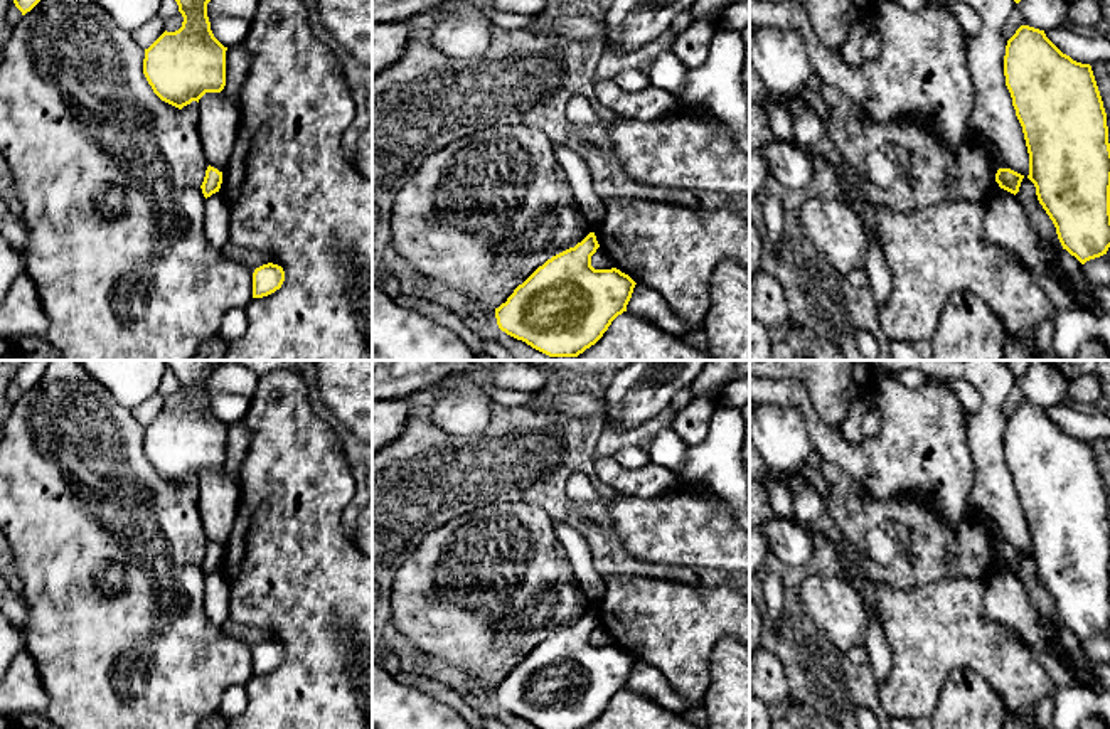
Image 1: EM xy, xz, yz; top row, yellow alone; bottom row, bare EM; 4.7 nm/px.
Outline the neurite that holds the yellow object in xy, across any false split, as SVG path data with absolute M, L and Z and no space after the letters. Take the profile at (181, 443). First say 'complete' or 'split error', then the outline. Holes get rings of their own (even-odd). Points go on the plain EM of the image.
complete | M167 360L179 389L184 394L182 404L175 409L163 409L145 426L143 451L153 470L165 480L182 487L205 470L221 470L226 463L226 428L212 411L207 394L207 380L217 369L219 360Z

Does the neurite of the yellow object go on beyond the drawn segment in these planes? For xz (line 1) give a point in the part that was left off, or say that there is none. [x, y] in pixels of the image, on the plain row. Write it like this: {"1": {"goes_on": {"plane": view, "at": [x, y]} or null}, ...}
{"1": {"goes_on": null}}

